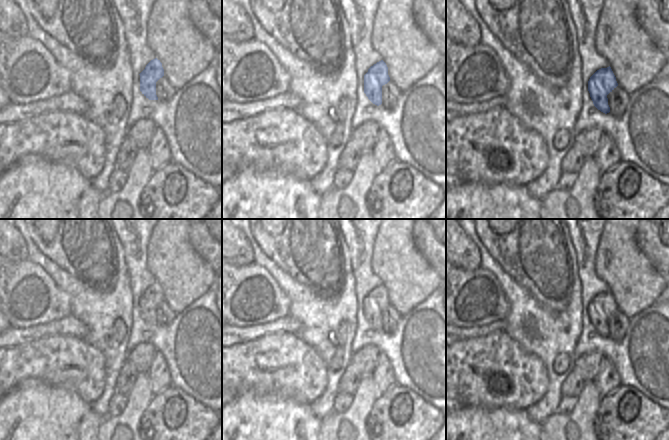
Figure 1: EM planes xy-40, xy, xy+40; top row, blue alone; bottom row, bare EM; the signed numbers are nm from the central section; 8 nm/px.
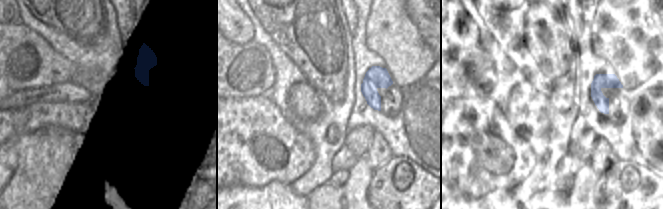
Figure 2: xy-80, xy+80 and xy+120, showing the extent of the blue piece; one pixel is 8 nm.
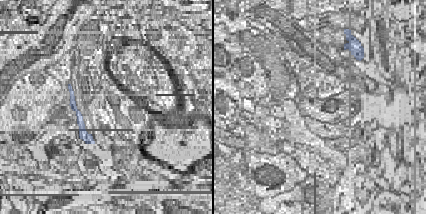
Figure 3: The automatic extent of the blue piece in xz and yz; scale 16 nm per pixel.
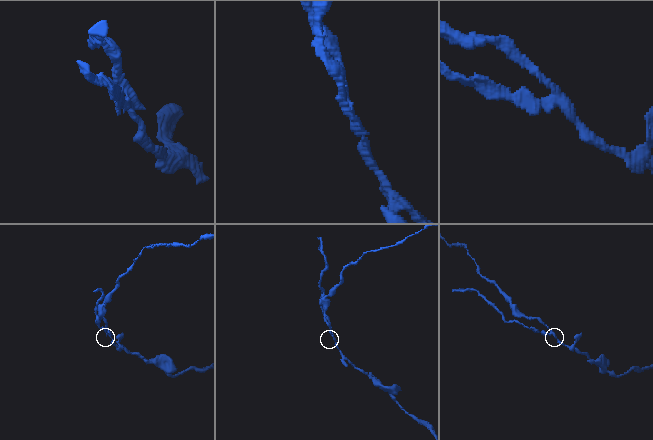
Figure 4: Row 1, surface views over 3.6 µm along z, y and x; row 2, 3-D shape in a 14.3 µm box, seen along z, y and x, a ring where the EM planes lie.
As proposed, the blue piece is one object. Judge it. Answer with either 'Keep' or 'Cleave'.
Cleave

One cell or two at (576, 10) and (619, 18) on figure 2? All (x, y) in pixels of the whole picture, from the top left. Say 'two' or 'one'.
two

